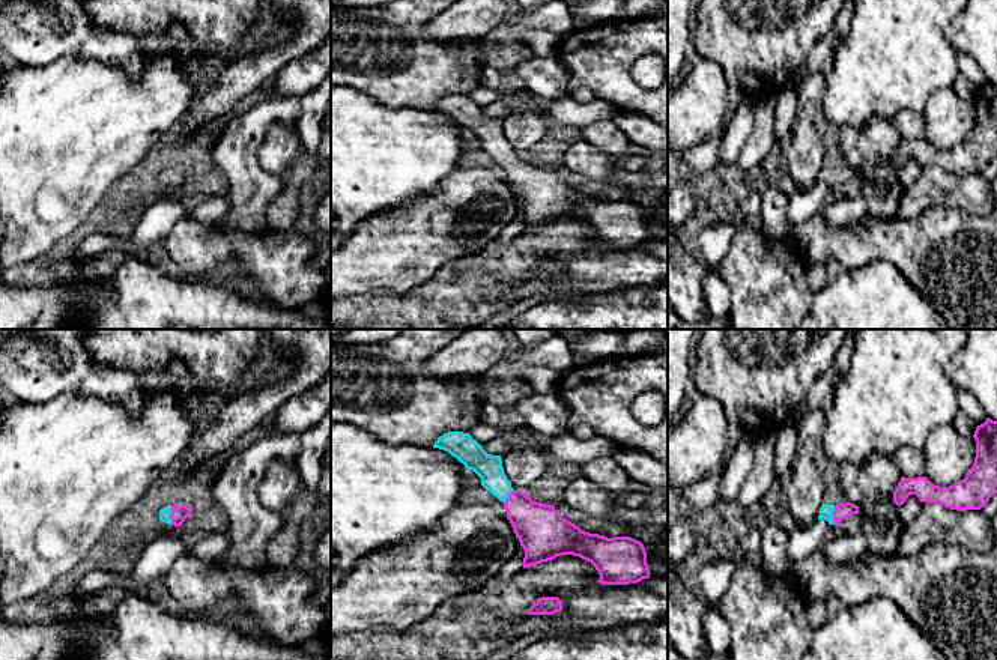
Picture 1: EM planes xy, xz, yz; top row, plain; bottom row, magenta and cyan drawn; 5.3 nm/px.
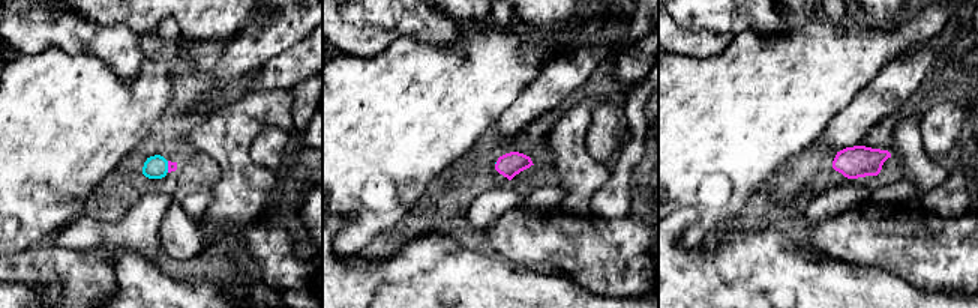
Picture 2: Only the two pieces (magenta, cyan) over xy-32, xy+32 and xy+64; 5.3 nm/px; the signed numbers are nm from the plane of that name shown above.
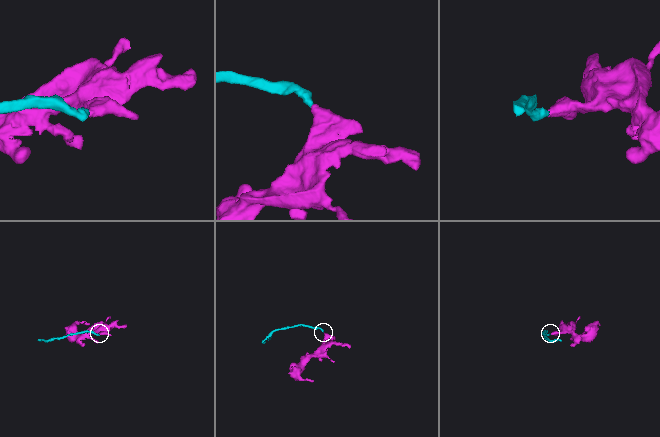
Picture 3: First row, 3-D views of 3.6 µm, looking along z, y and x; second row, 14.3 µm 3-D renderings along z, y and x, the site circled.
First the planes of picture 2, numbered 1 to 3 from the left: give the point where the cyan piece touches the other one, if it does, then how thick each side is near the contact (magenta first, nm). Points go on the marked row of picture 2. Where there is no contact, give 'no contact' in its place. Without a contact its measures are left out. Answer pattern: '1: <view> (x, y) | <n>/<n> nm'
1: xy-32 (168, 167) | 50/130 nm
2: no contact
3: no contact

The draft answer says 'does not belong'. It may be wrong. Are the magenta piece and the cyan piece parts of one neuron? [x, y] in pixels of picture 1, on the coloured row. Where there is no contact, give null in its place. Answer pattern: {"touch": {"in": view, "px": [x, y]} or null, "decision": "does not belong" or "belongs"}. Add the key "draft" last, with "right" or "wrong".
{"touch": {"in": "xy", "px": [170, 514]}, "decision": "belongs", "draft": "wrong"}

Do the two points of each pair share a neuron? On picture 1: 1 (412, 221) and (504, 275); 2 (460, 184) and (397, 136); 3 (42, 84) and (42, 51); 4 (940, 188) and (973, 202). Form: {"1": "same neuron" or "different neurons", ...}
{"1": "different neurons", "2": "different neurons", "3": "different neurons", "4": "same neuron"}

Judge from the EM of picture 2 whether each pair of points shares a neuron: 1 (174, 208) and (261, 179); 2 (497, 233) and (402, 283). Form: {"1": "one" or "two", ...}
{"1": "two", "2": "two"}

